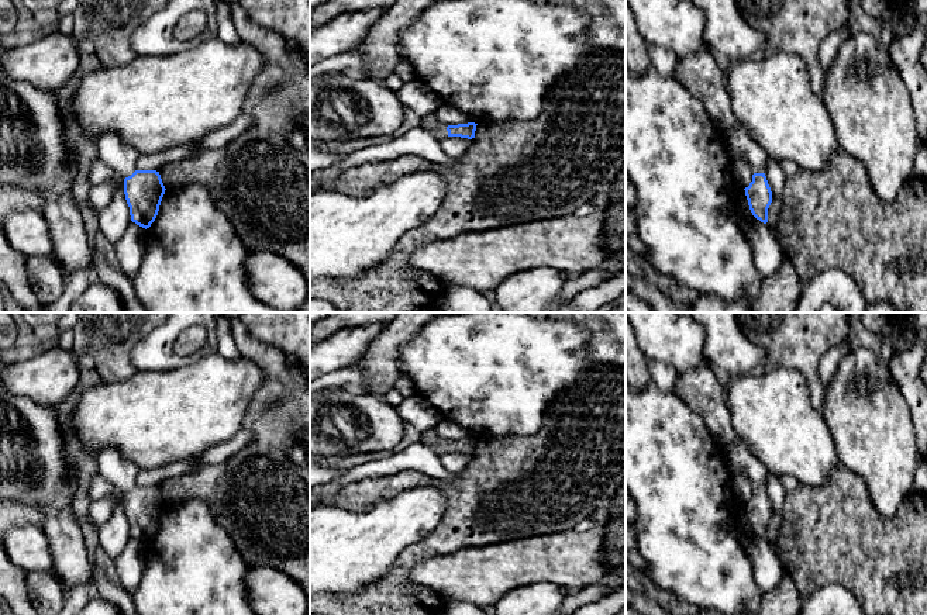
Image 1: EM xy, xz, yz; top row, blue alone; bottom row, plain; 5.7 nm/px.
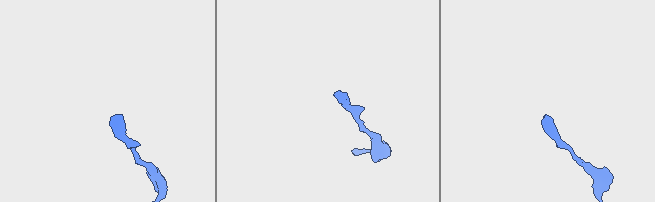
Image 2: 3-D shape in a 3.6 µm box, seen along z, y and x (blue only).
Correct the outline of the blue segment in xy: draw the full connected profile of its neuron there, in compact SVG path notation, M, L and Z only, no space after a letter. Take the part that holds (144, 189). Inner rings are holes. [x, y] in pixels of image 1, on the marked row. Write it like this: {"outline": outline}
{"outline": "M113 132L97 139L97 153L116 176L124 179L131 221L145 229L149 228L166 190L159 172L138 170L137 160L141 153Z"}

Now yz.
{"outline": "M738 121L730 132L723 134L723 139L731 162L745 158L749 163L754 175L749 186L744 189L745 196L752 215L766 224L772 191L765 176L765 166L771 156L751 139L748 129Z"}

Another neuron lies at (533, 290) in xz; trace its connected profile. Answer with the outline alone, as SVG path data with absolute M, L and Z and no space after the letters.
M538 266L504 277L496 287L494 297L504 312L554 312L552 304L558 300L562 287L561 272L549 266Z

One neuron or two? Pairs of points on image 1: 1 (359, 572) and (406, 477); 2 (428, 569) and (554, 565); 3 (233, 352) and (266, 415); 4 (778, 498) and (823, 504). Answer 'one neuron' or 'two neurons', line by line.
1: two neurons
2: one neuron
3: two neurons
4: two neurons

